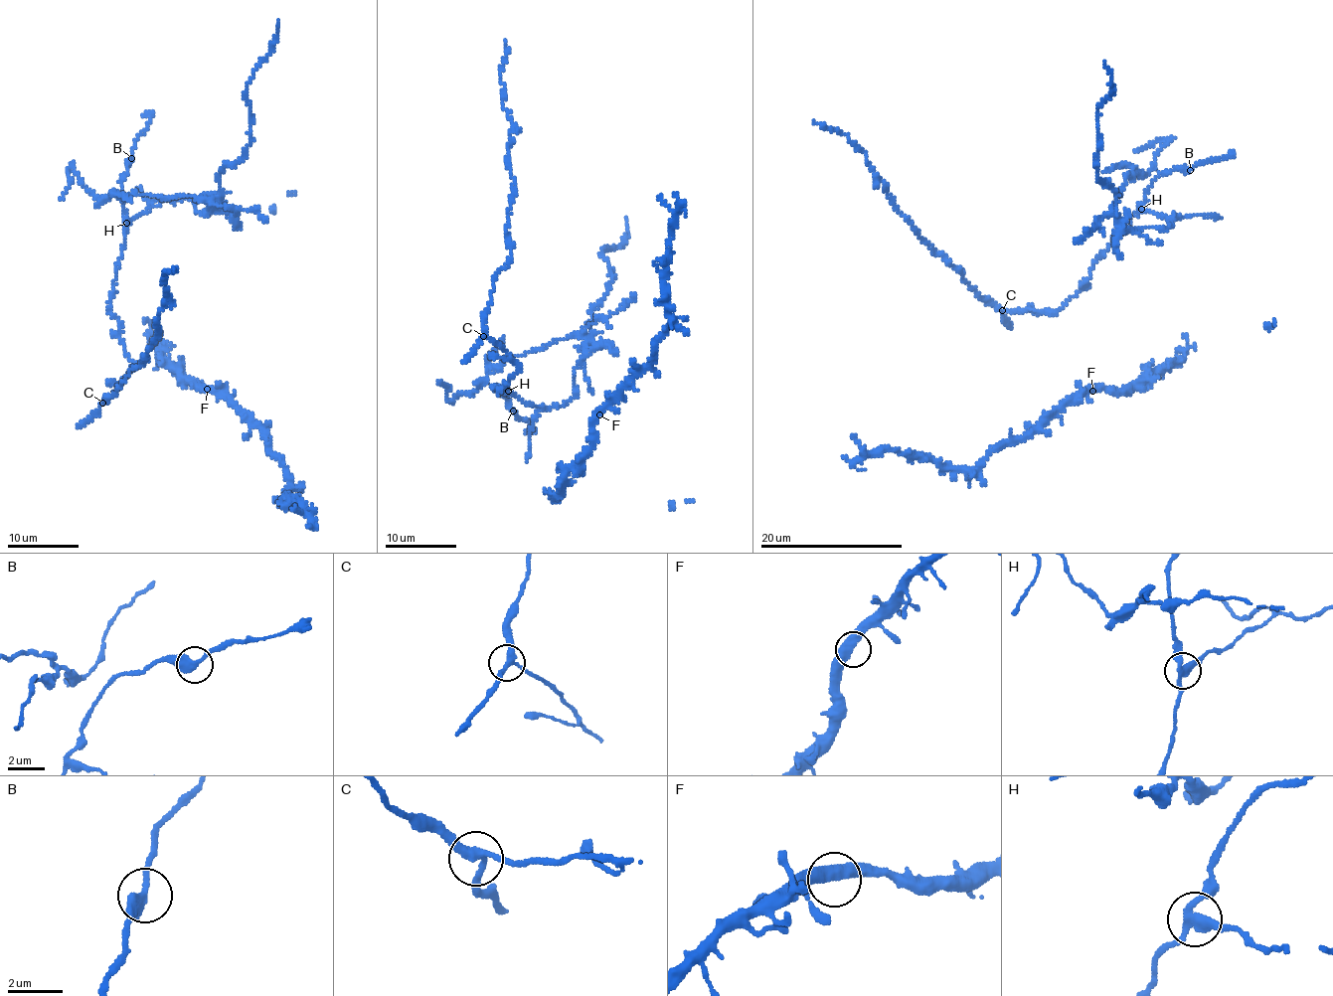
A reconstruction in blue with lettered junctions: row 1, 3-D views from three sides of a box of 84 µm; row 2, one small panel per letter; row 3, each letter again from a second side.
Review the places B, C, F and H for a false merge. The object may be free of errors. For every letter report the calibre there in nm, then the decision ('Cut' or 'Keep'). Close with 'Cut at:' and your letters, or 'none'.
B: Thickness 400 nm. Keep
C: Thickness 280 nm. Keep
F: Thickness 480 nm. Keep
H: Thickness 280 nm. Cut
Cut at: H

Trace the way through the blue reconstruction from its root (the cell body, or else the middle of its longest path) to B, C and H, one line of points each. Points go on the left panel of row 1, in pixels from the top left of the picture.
B: (109, 304), (115, 269), (124, 248), (121, 184), (131, 158)
C: (109, 304), (110, 312), (119, 321), (123, 350), (135, 367), (102, 403)
H: (109, 304), (115, 269), (124, 248), (126, 222)

